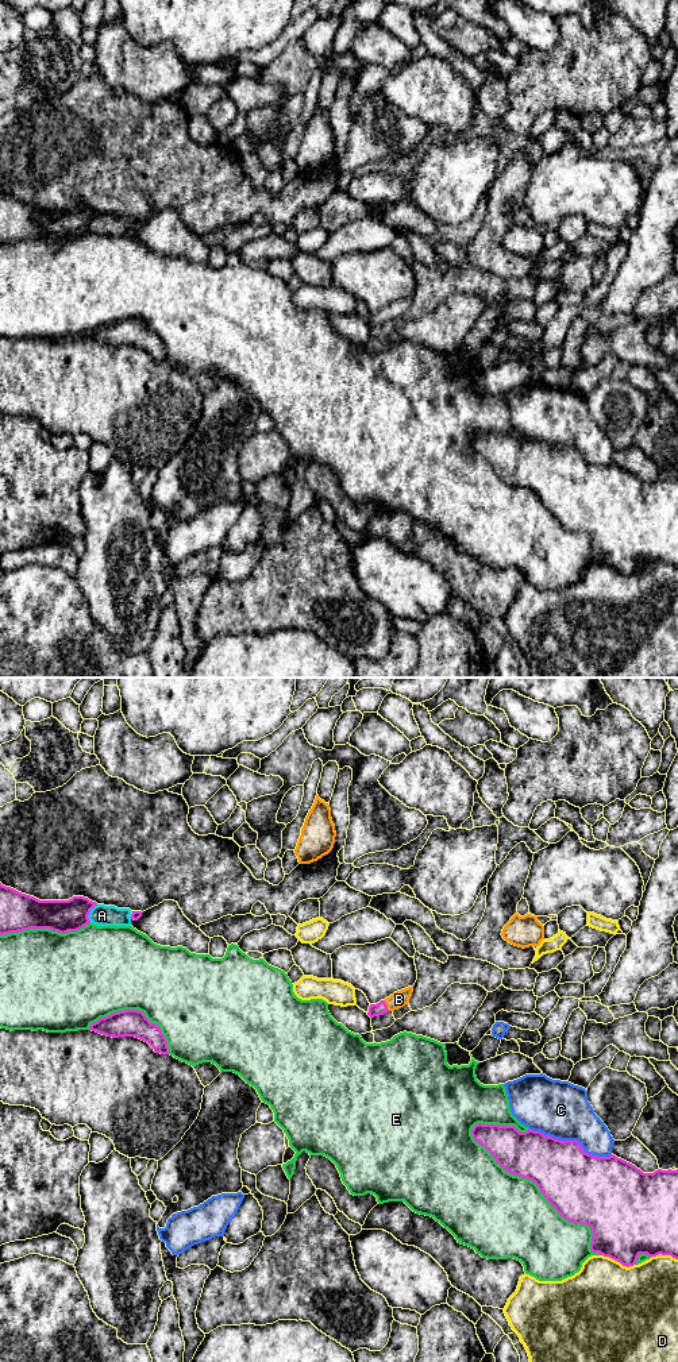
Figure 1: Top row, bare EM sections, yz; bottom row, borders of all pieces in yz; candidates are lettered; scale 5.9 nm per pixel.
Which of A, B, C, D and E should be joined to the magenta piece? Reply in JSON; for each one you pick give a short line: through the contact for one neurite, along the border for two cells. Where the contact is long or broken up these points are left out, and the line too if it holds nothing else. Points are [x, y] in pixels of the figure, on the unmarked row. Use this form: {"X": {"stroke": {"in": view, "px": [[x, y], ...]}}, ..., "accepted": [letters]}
{"B": {"stroke": {"in": "yz", "px": [[380, 317], [386, 315], [399, 308]]}}, "accepted": ["B"]}

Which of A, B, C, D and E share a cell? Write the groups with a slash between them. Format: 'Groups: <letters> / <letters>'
Groups: A / B / C / D / E

